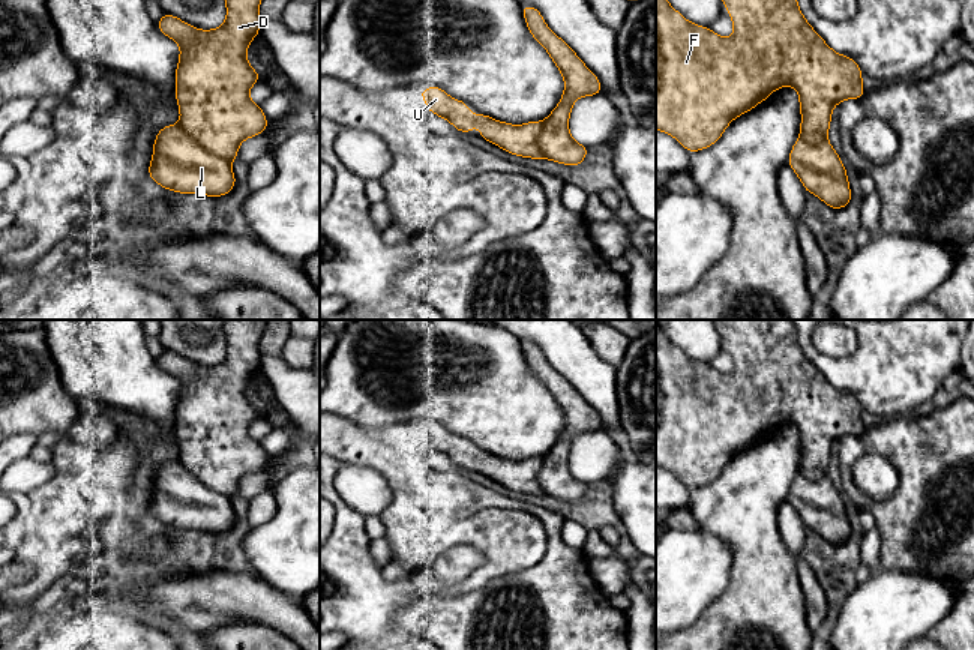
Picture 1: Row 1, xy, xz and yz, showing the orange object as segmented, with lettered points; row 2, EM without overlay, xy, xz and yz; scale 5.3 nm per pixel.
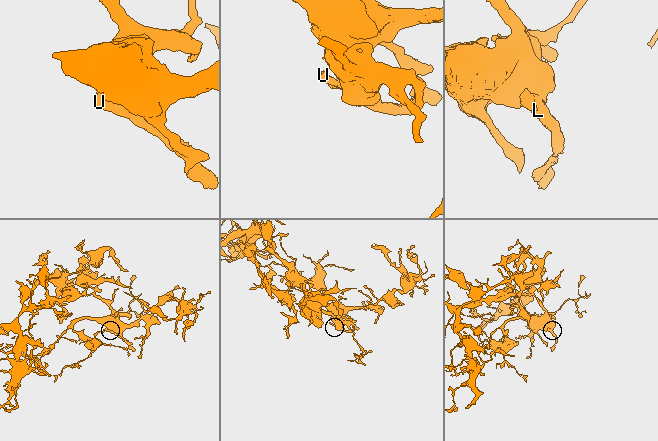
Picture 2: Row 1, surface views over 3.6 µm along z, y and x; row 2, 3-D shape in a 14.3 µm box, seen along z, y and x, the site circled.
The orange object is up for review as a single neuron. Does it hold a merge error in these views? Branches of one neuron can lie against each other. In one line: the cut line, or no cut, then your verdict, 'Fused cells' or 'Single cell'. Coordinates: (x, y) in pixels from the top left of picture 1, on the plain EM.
No split. Single cell

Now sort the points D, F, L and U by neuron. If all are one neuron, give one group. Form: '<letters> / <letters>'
D F L U

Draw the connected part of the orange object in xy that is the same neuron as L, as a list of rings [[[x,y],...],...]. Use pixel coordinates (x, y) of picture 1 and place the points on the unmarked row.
[[[227,320],[224,338],[227,354],[221,363],[200,366],[165,350],[158,365],[176,377],[180,393],[176,405],[177,461],[164,462],[153,479],[149,512],[159,522],[179,530],[227,531],[236,522],[231,498],[242,477],[260,471],[269,458],[260,441],[251,437],[251,423],[263,414],[246,395],[248,383],[260,371],[260,339],[266,320]]]

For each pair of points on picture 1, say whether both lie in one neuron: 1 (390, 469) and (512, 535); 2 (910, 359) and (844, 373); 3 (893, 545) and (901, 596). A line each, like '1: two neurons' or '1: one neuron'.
1: two neurons
2: one neuron
3: two neurons

